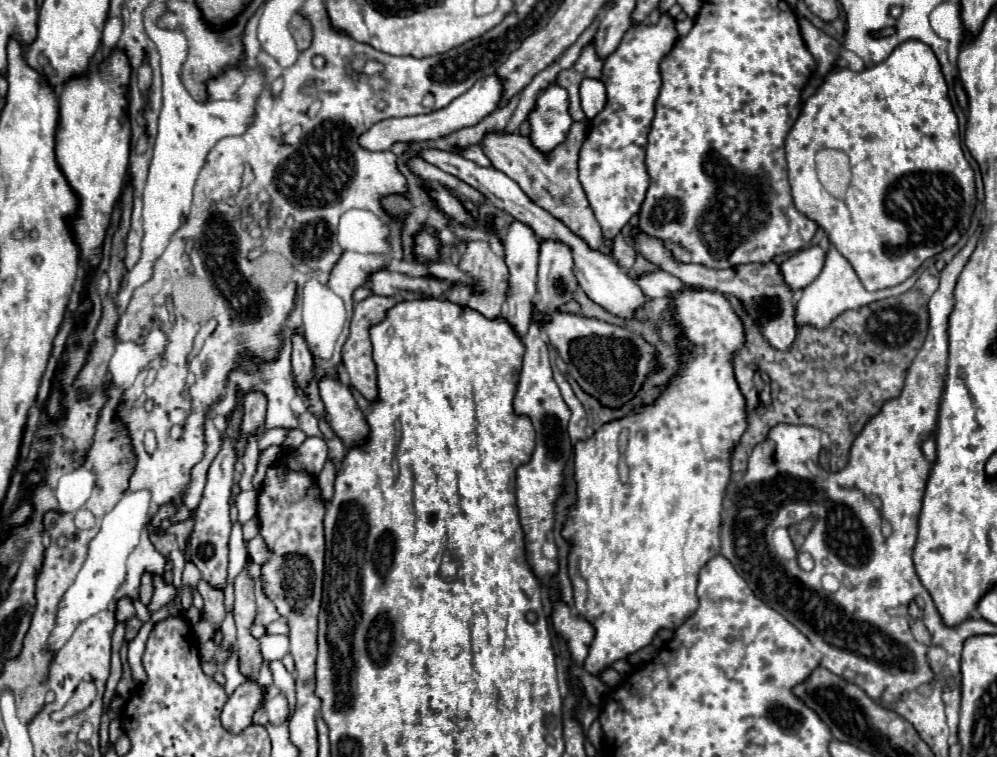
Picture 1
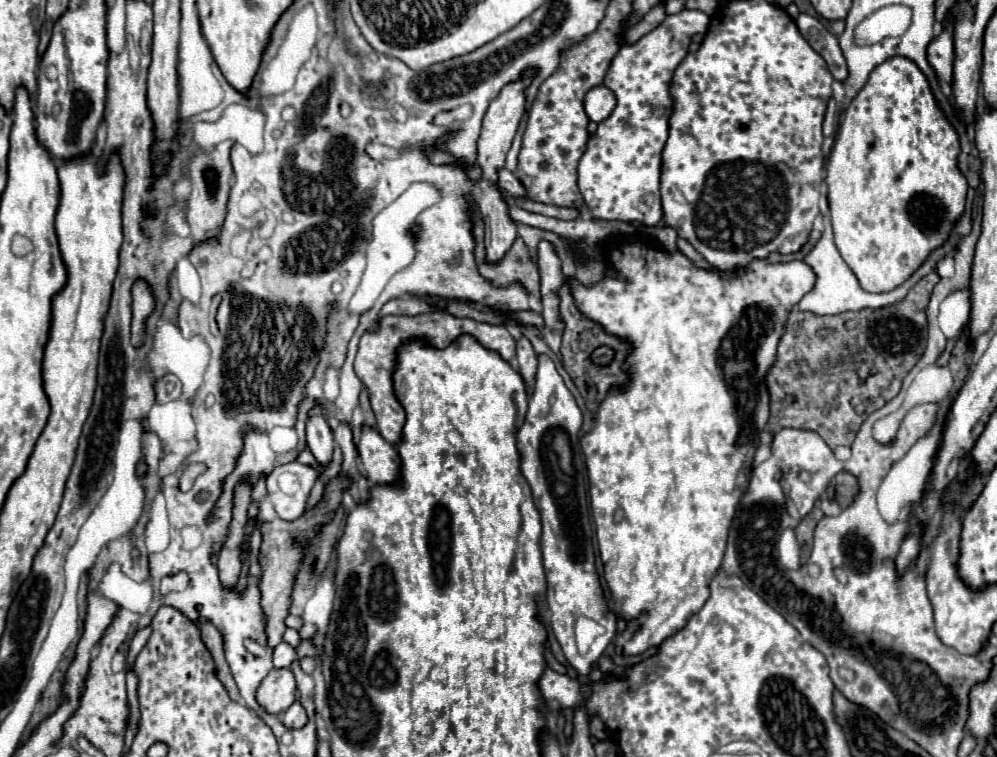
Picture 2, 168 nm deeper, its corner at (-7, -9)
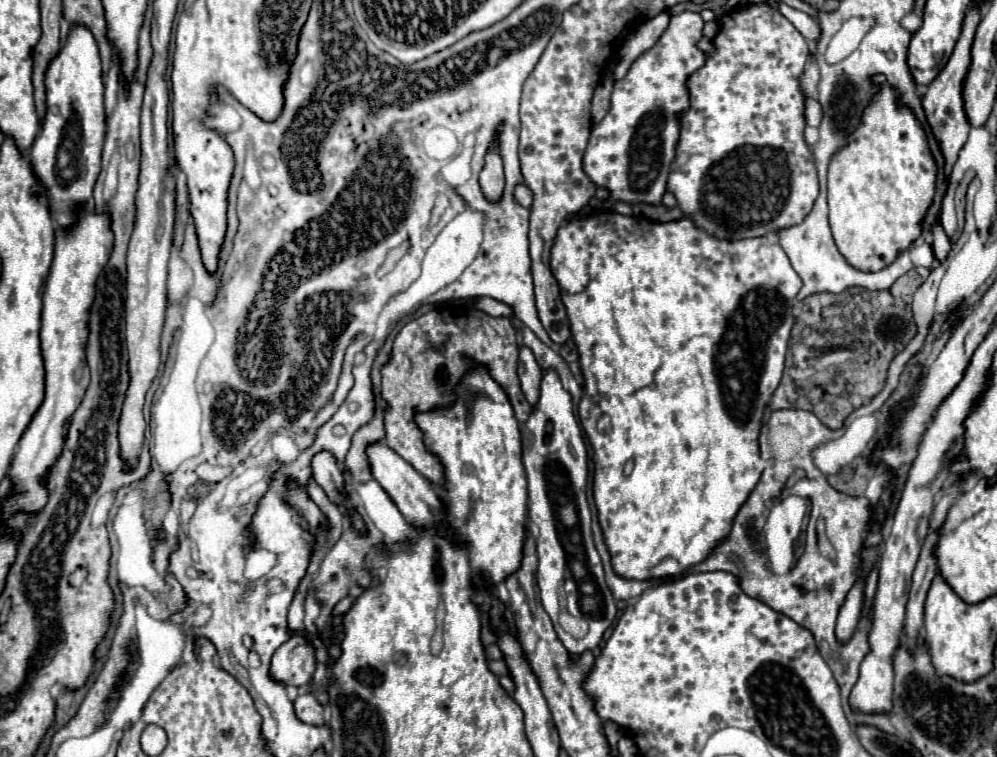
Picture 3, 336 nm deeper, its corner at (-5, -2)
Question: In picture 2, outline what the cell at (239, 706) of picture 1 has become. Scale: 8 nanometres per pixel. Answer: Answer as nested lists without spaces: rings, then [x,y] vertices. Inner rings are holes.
[[[271,669],[257,689],[257,701],[267,713],[287,711],[297,697],[297,685],[291,669]]]

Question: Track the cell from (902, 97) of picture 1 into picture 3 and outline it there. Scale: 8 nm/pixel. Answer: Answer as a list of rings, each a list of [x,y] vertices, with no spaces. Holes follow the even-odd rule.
[[[883,74],[871,76],[877,86],[859,124],[829,164],[829,226],[839,252],[861,272],[887,268],[921,236],[921,224],[935,198],[937,164],[923,126],[913,110],[889,86]]]

